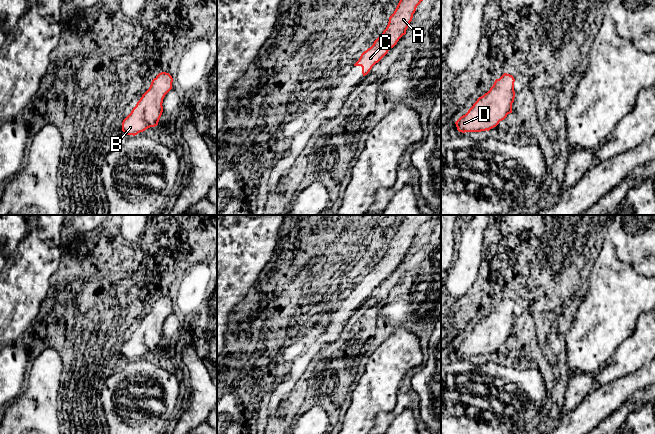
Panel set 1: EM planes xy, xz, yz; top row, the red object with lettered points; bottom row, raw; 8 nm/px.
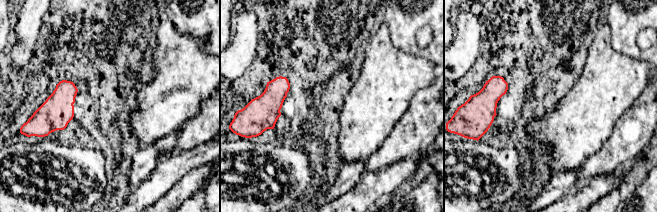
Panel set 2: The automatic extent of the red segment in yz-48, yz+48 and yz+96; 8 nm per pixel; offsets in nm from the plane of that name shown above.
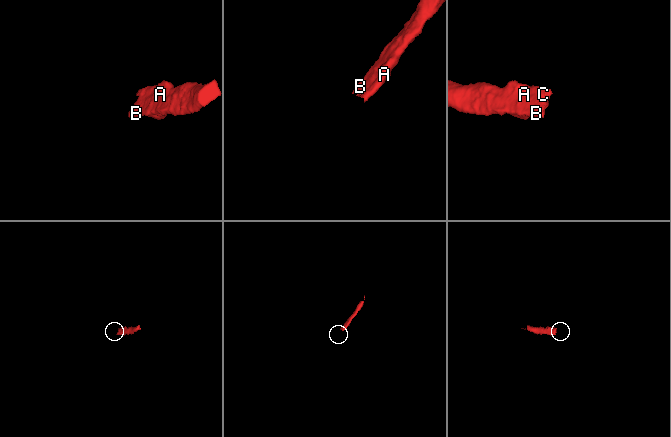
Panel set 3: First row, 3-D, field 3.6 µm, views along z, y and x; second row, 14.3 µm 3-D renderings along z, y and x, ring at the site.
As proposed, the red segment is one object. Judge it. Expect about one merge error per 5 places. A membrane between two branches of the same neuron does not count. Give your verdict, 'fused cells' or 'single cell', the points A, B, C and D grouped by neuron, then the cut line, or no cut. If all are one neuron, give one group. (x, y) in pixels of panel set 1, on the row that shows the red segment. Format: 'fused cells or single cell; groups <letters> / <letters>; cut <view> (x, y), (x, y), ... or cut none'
single cell; groups A B C D; cut none

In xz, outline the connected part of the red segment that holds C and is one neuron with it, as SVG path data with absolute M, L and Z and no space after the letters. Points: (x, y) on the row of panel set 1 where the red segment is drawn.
M400 0L383 33L374 41L373 45L364 51L354 66L362 67L363 76L378 63L393 48L399 39L406 34L417 6L423 0Z

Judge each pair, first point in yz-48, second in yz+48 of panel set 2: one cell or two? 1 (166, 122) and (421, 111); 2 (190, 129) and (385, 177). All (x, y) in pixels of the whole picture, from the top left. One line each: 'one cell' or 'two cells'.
1: two cells
2: two cells

